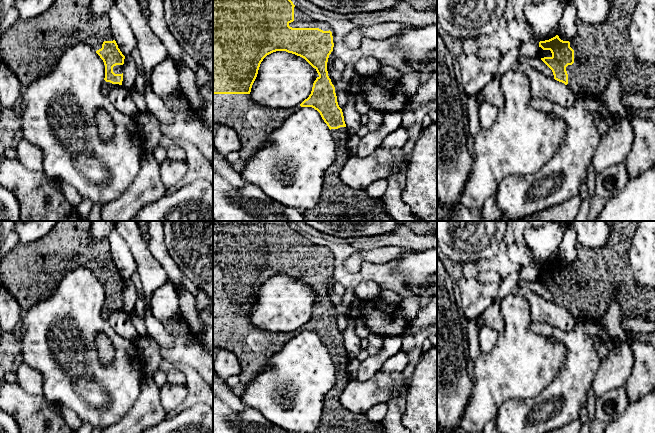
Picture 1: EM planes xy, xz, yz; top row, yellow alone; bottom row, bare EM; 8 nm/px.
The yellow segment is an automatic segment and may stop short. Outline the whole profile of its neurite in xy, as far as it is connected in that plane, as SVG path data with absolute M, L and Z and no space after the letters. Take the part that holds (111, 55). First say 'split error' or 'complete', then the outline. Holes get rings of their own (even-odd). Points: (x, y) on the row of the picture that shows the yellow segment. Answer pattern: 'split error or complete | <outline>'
split error | M55 0L42 15L23 20L19 18L0 40L0 59L13 71L21 85L28 87L57 64L62 54L70 47L85 43L91 46L105 65L104 92L122 85L122 54L111 32L107 16L93 19L90 16L91 0Z

